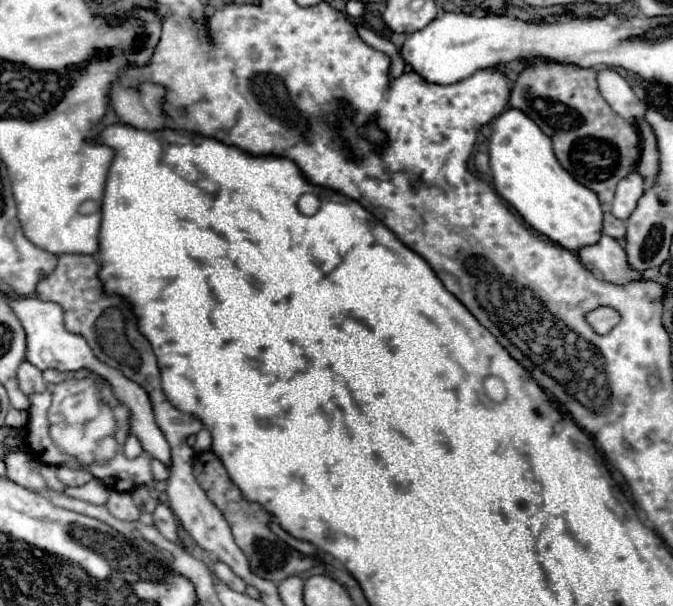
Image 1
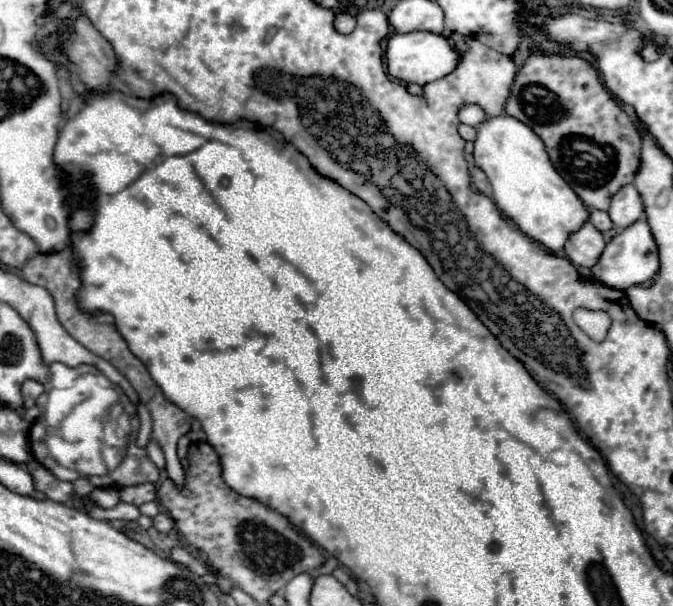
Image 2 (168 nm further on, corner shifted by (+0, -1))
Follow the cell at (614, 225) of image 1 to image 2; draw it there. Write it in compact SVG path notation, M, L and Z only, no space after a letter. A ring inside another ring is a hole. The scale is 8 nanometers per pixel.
M588 208L588 212L590 212L588 222L592 222L598 230L610 230L610 228L612 228L612 220L608 218L606 212L602 212L602 210L592 210L592 208Z

